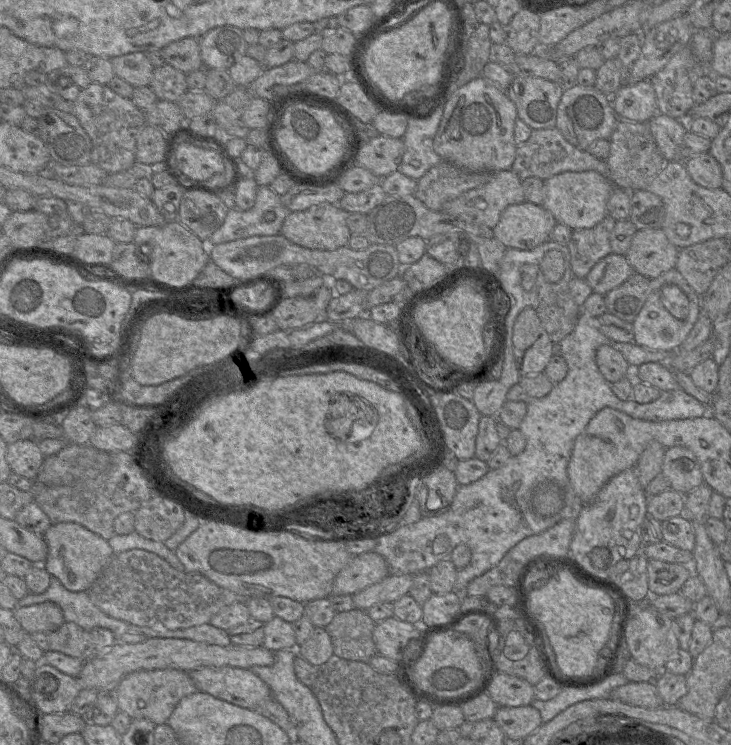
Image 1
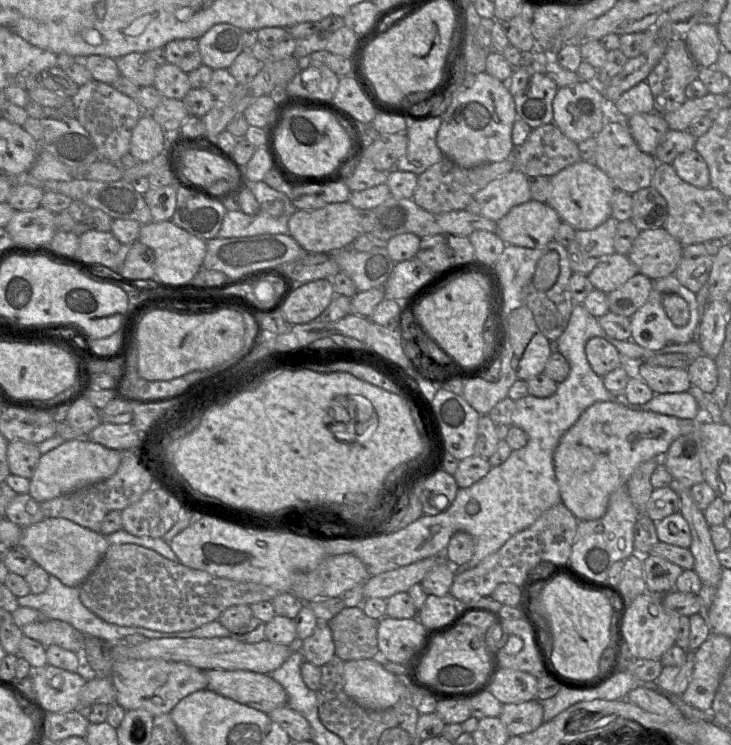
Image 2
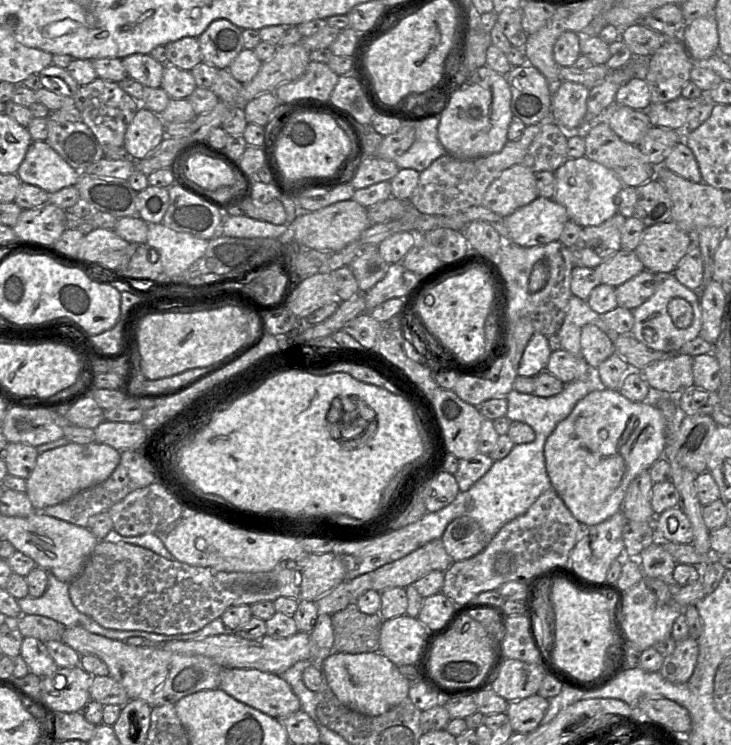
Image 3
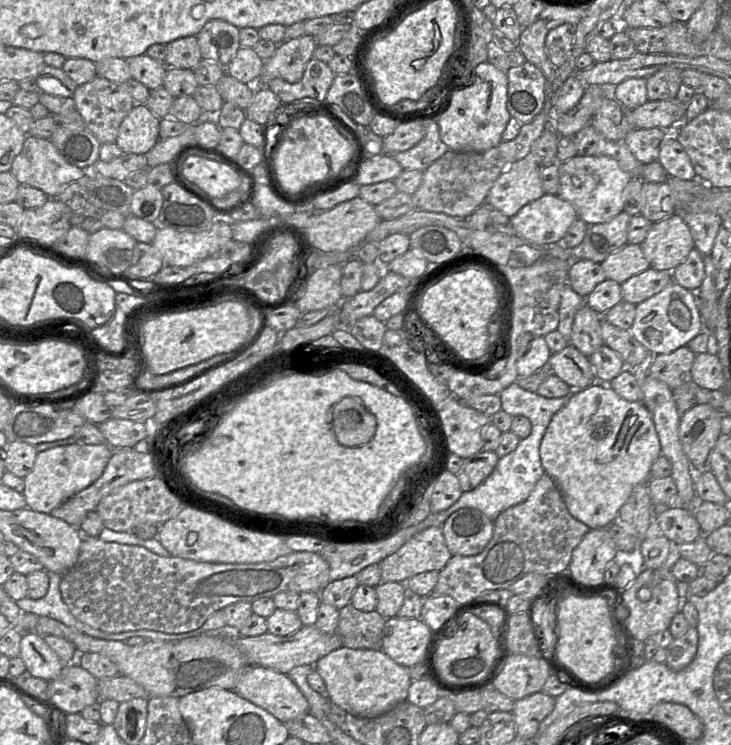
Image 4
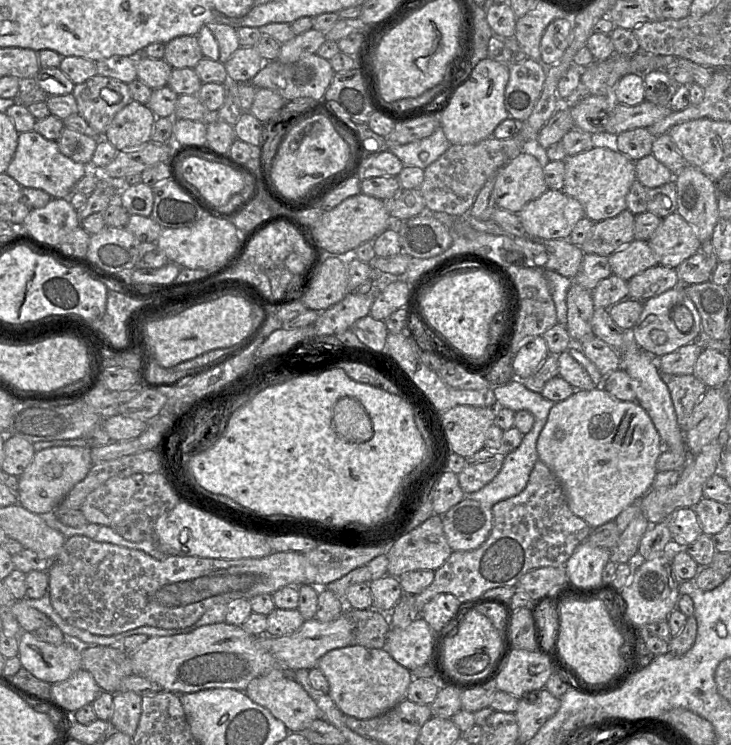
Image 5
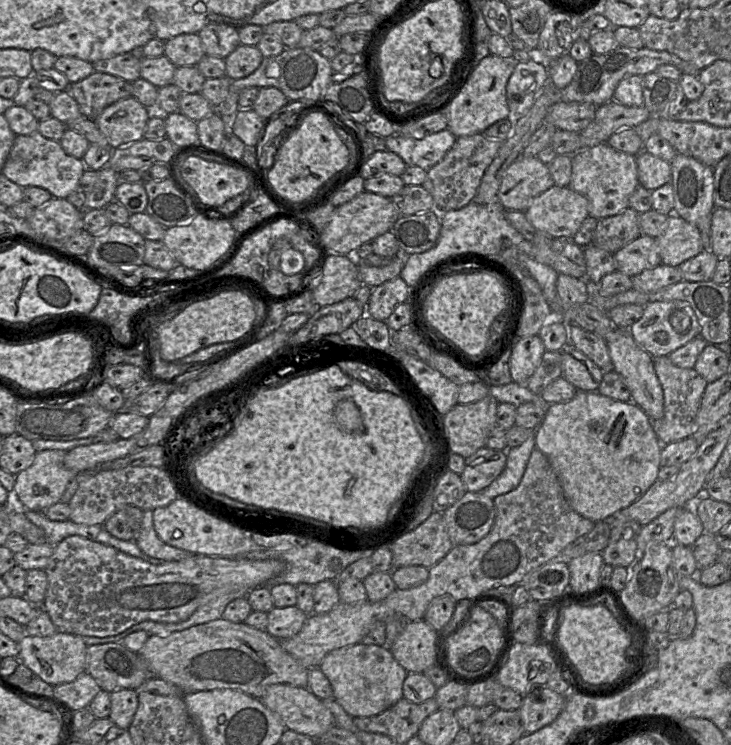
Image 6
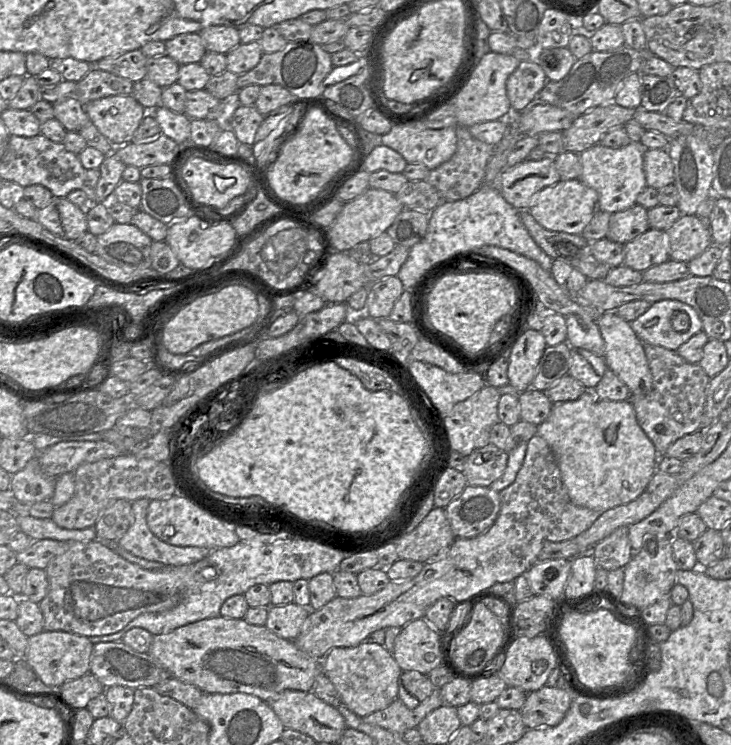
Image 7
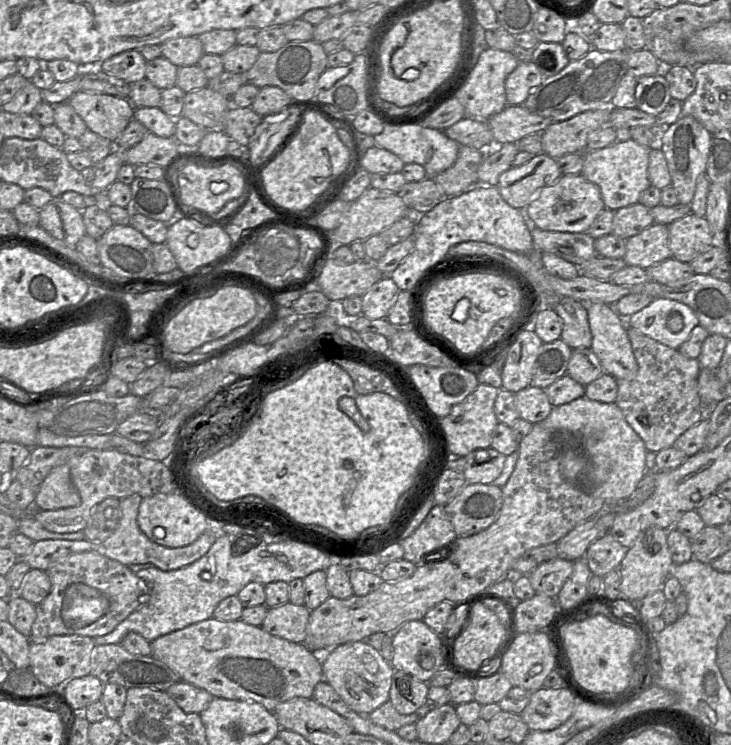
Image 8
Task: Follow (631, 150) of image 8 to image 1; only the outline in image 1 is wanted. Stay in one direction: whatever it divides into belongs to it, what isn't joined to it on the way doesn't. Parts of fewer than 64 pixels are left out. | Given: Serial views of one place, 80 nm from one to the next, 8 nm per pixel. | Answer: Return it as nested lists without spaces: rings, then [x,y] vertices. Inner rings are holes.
[[[566,171],[544,180],[545,198],[543,208],[548,210],[558,223],[572,230],[592,228],[600,223],[607,215],[607,202],[613,183],[596,171]]]

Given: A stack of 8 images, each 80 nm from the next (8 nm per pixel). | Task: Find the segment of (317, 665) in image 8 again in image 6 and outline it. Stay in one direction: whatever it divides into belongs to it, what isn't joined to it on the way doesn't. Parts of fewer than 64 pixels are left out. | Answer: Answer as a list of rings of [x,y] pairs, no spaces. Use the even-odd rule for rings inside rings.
[[[223,618],[173,632],[166,637],[150,635],[139,653],[152,676],[177,686],[183,693],[232,689],[261,700],[270,685],[308,685],[310,669],[286,652],[280,640],[266,630]]]

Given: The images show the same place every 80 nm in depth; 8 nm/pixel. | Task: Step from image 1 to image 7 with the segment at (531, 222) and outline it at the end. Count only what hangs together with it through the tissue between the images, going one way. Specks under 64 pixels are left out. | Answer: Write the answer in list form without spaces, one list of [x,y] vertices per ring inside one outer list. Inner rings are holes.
[[[580,179],[560,180],[552,186],[543,188],[533,199],[529,213],[545,229],[581,234],[593,216],[600,211],[598,193]]]

